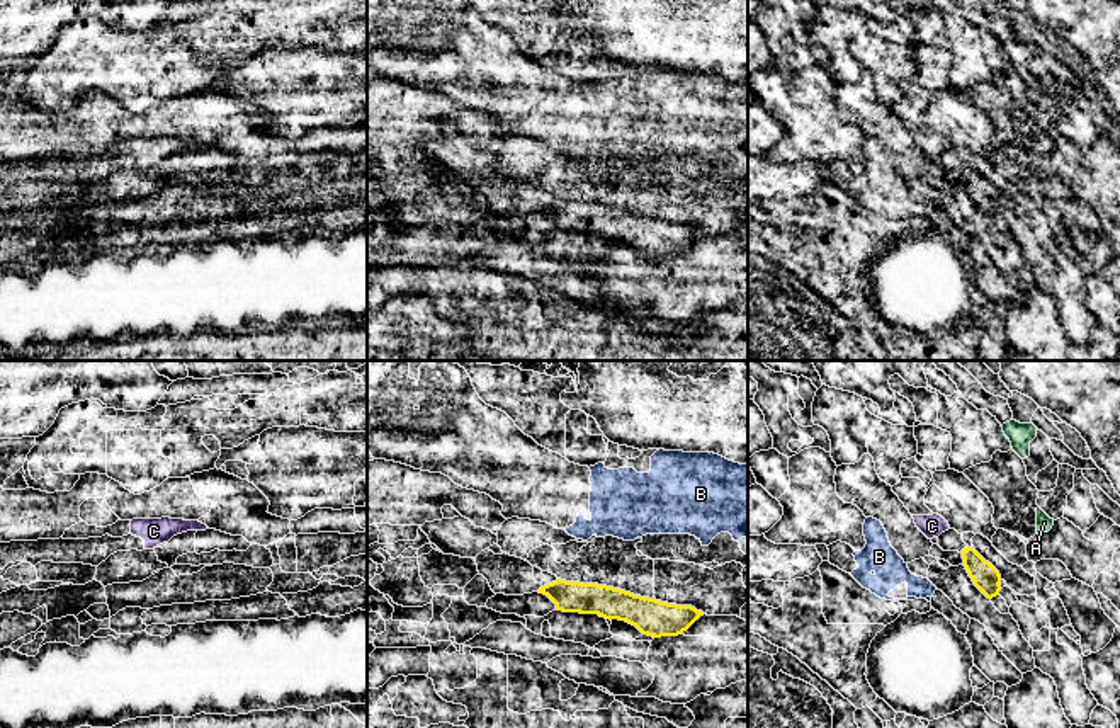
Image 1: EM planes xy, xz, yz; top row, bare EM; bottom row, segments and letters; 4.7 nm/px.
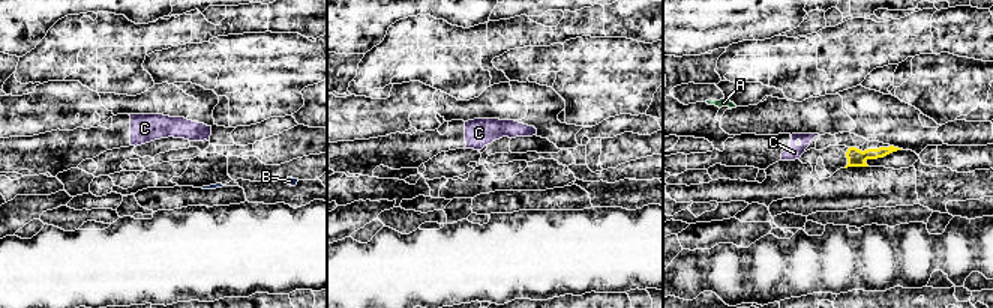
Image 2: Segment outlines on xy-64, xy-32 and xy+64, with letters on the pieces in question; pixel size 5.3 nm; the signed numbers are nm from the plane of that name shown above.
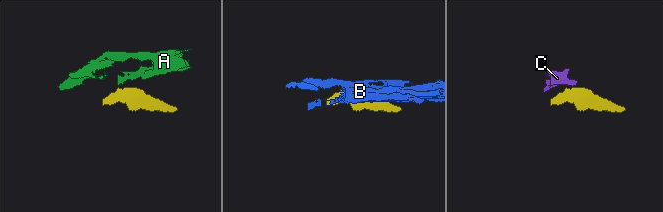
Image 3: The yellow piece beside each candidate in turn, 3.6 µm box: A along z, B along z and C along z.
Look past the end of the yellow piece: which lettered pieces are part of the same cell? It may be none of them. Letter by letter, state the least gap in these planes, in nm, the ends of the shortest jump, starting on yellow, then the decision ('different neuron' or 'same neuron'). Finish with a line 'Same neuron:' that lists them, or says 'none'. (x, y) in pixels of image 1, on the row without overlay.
A: 260 nm | yz (998, 191), (1037, 152) | different neuron
B: 170 nm | yz (967, 191), (935, 206) | different neuron
C: 120 nm | yz (964, 167), (947, 148) | different neuron
Same neuron: none

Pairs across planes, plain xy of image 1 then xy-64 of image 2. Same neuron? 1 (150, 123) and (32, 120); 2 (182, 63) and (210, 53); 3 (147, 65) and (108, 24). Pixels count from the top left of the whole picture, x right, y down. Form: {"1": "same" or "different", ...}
{"1": "same", "2": "different", "3": "same"}

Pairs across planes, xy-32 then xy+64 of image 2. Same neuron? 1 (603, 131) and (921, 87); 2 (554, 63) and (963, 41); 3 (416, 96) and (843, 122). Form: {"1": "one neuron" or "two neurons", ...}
{"1": "two neurons", "2": "two neurons", "3": "one neuron"}

